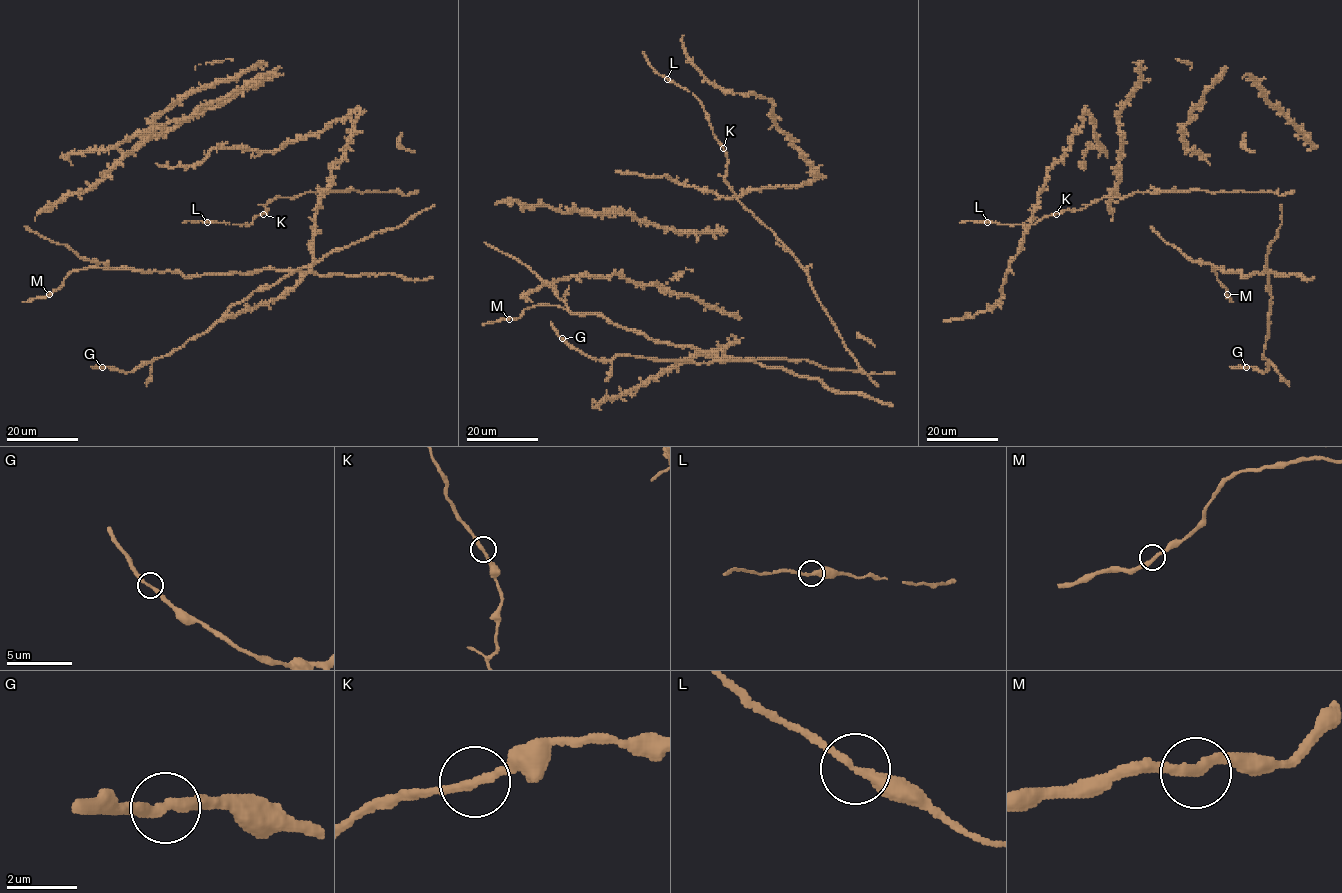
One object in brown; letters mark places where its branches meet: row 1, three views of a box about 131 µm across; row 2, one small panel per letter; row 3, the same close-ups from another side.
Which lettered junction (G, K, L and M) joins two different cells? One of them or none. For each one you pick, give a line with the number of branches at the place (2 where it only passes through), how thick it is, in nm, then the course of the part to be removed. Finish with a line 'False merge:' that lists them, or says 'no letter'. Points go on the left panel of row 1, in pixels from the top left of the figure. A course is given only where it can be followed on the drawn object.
False merge: no letter

